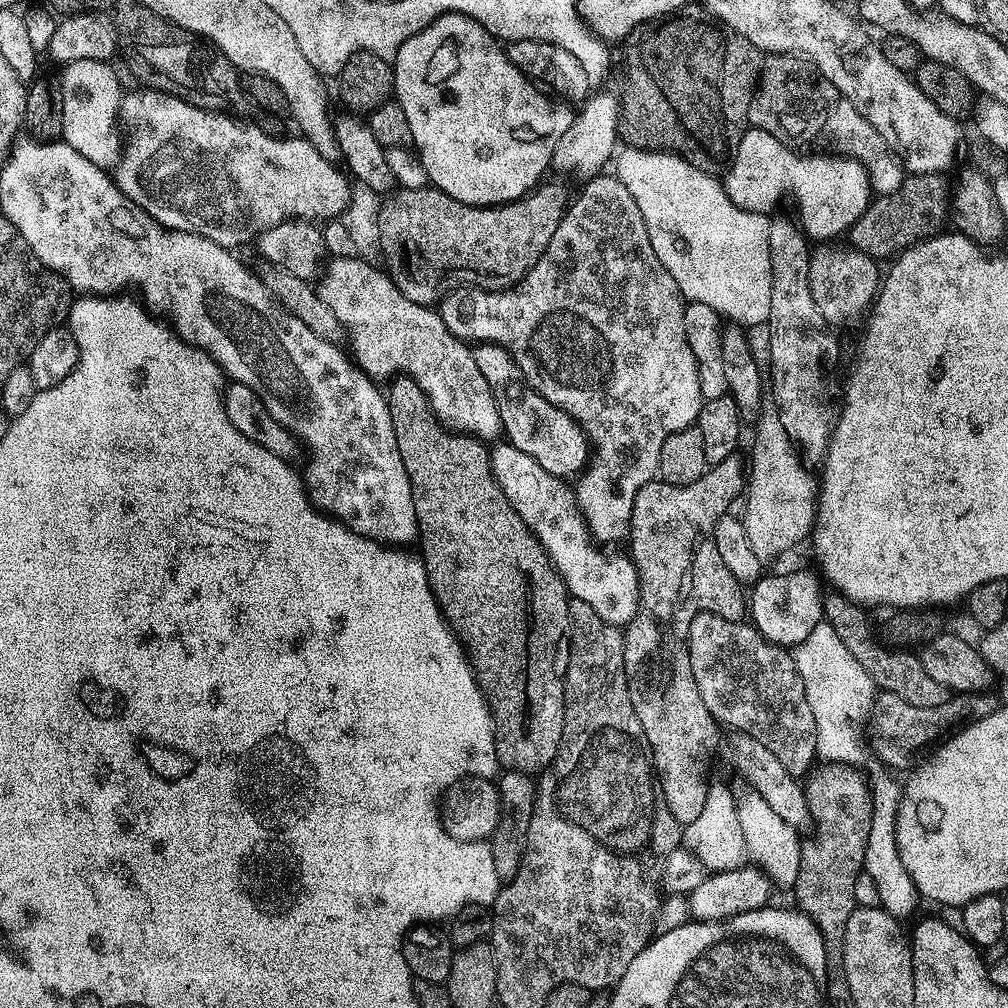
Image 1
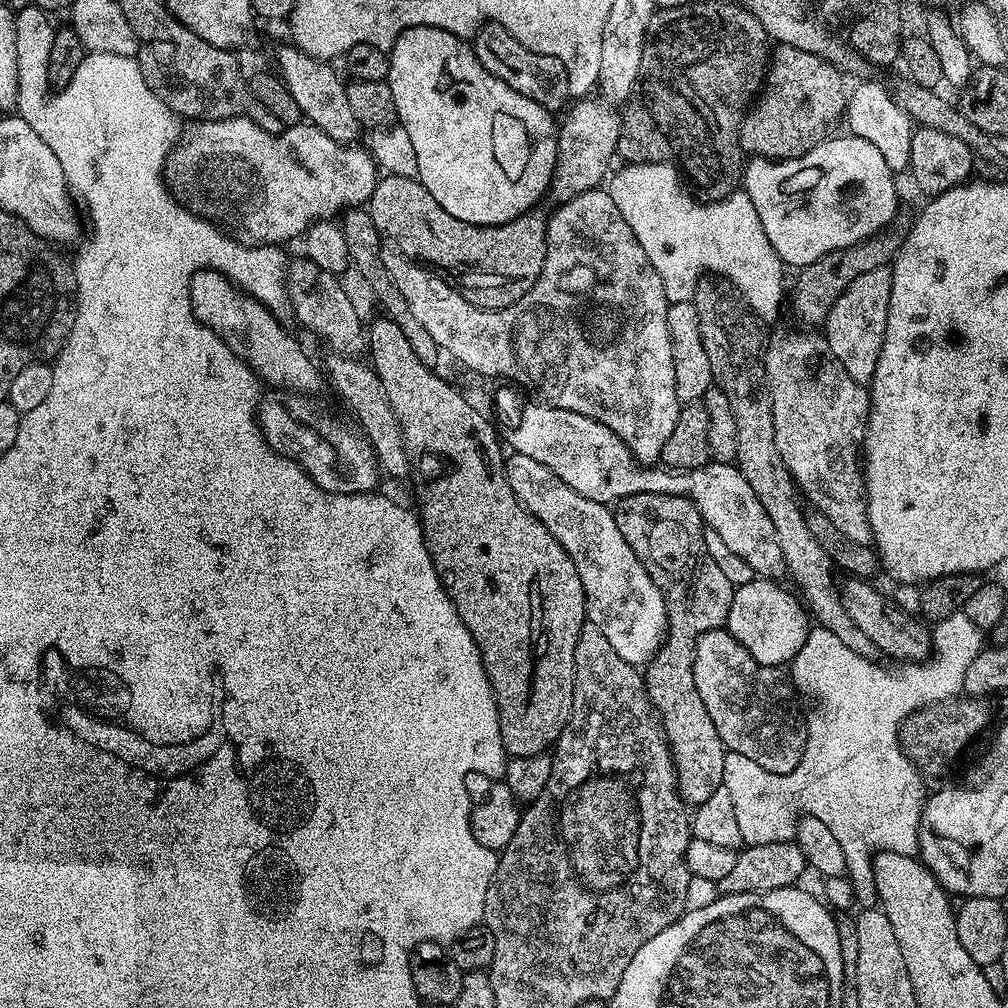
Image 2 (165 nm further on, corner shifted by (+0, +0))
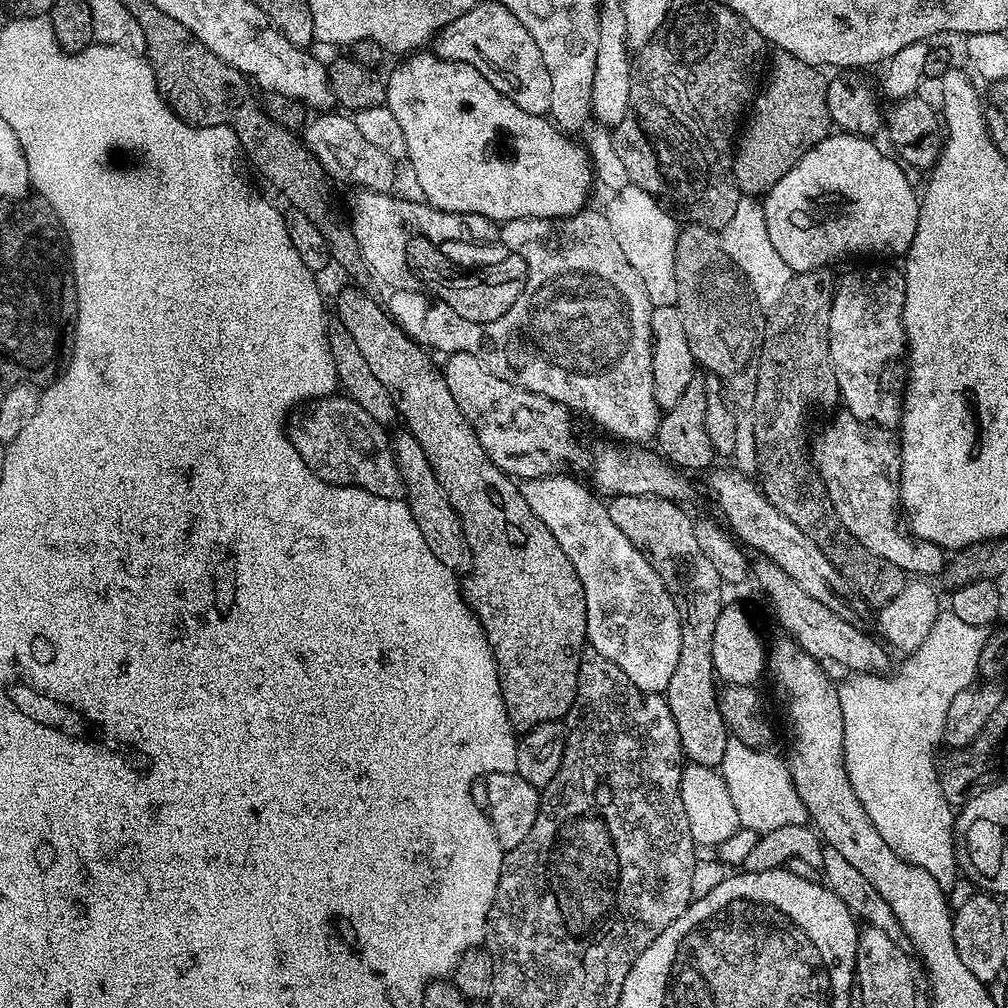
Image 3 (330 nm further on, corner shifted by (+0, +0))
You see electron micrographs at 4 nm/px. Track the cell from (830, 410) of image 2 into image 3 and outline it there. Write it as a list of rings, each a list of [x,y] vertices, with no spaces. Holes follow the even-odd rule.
[[[846,410],[836,414],[832,428],[822,429],[813,440],[811,437],[810,459],[842,526],[870,554],[878,554],[878,558],[890,562],[890,566],[898,566],[905,574],[916,578],[939,577],[946,563],[945,549],[917,540],[902,523],[897,441],[887,429],[866,424]]]

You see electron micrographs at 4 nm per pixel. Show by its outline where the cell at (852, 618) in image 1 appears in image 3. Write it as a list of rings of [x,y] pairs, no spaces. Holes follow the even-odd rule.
[[[685,223],[676,233],[674,278],[675,305],[682,314],[682,328],[686,330],[686,342],[690,342],[690,354],[705,373],[720,379],[724,396],[732,406],[736,426],[731,454],[734,467],[737,472],[755,473],[758,456],[754,446],[754,390],[758,390],[758,358],[764,341],[765,309],[757,304],[747,278],[726,254],[717,233],[700,224]]]

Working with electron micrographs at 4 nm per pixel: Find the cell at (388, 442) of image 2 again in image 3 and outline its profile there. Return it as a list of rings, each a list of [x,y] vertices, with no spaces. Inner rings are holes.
[[[406,430],[399,431],[391,433],[390,447],[400,476],[404,479],[404,496],[410,514],[414,514],[414,522],[418,522],[418,530],[422,530],[422,539],[426,546],[430,546],[434,558],[438,558],[438,562],[442,562],[442,566],[446,566],[449,573],[467,574],[472,570],[472,555],[458,514],[450,506],[434,470],[430,470],[430,462],[426,459],[422,446],[418,446],[418,438],[414,438]]]

